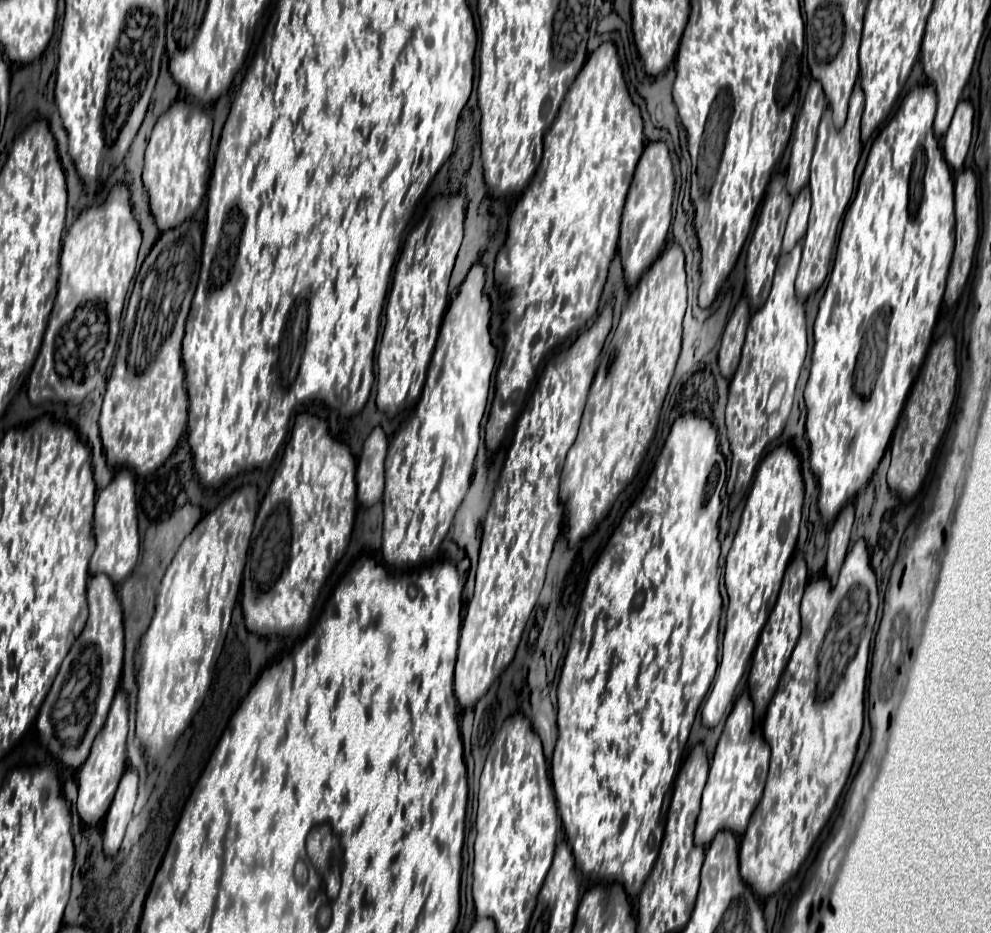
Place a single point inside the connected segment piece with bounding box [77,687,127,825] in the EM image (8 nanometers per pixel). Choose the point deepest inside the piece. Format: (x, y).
(98, 777)

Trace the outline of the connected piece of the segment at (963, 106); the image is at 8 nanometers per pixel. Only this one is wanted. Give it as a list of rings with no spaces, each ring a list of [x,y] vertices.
[[[961,101],[955,109],[947,133],[943,135],[945,161],[957,173],[963,169],[963,161],[971,143],[971,131],[973,131],[973,107],[969,101]]]

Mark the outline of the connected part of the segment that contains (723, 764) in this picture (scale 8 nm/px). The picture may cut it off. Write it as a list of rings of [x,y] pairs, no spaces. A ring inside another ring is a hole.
[[[745,691],[733,705],[725,721],[721,739],[715,747],[715,755],[711,759],[709,779],[703,791],[701,813],[697,817],[697,829],[695,829],[697,845],[709,845],[711,837],[715,837],[719,829],[731,829],[737,835],[745,833],[749,817],[761,799],[767,779],[767,767],[769,767],[769,745],[763,741],[755,725],[753,705],[749,693]]]

